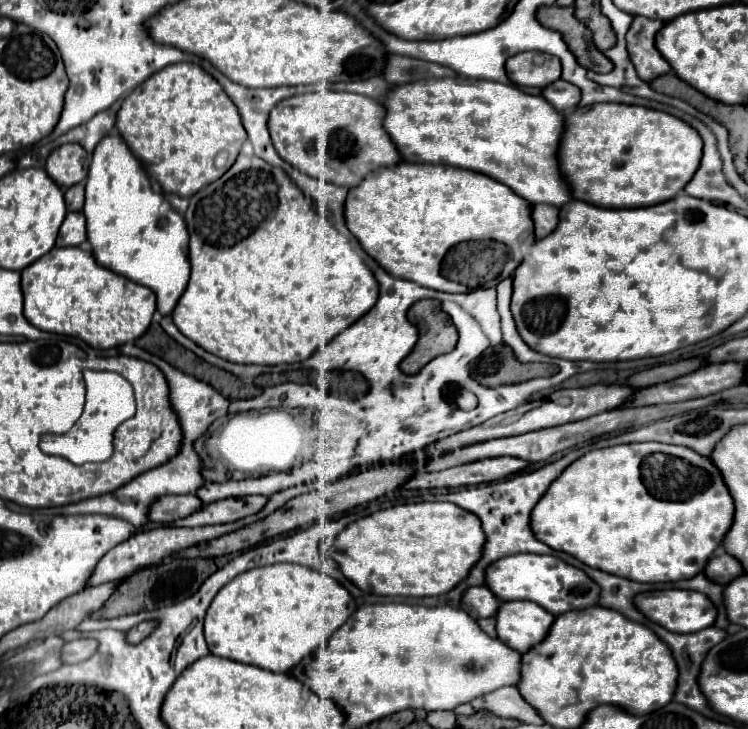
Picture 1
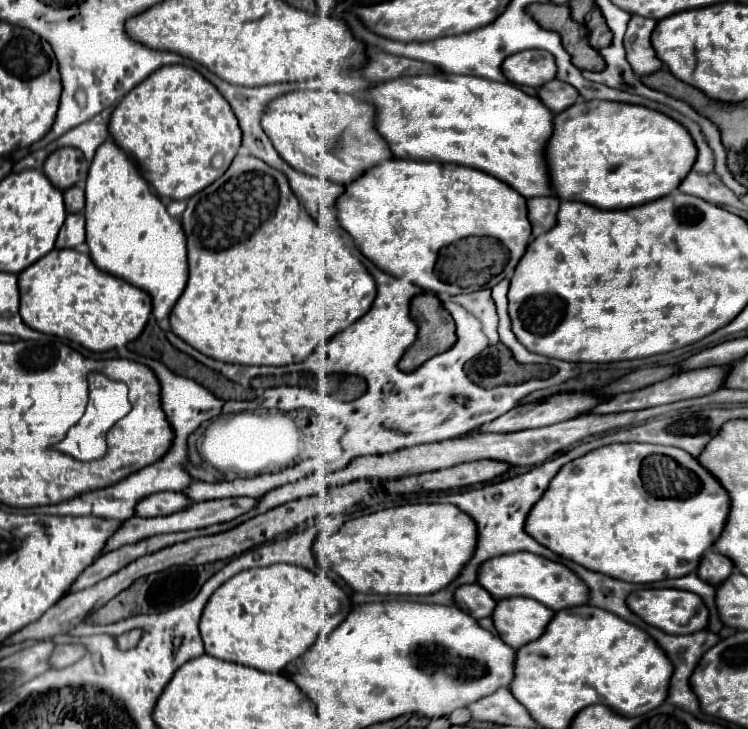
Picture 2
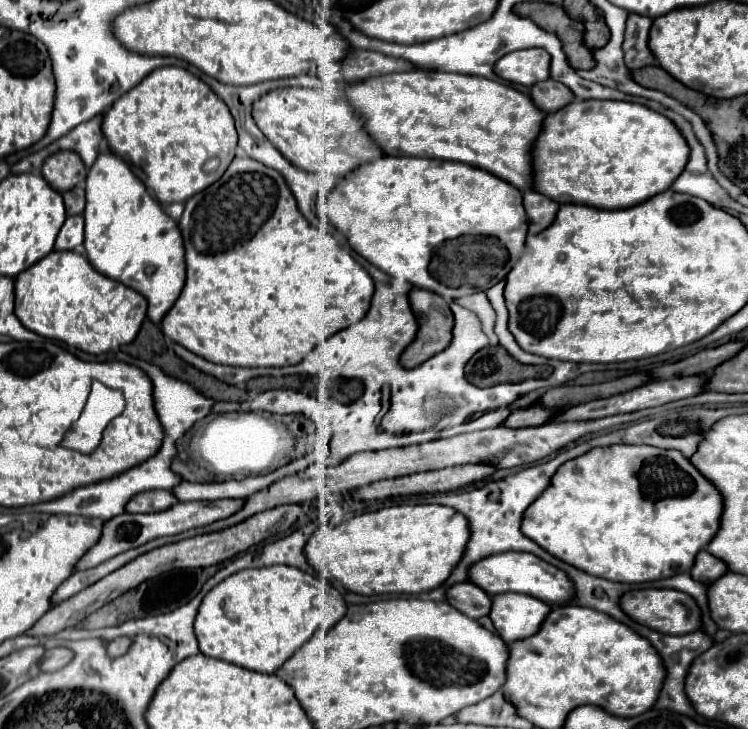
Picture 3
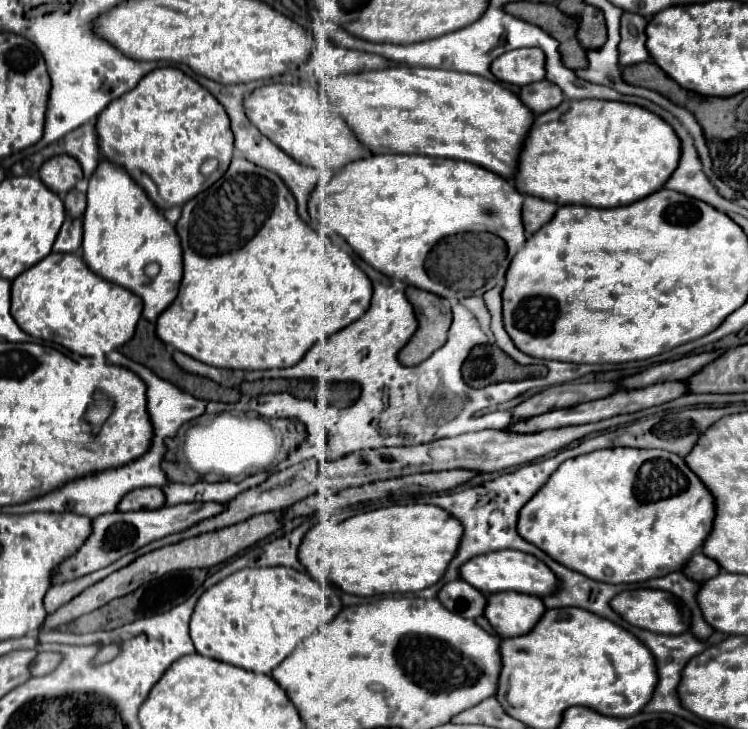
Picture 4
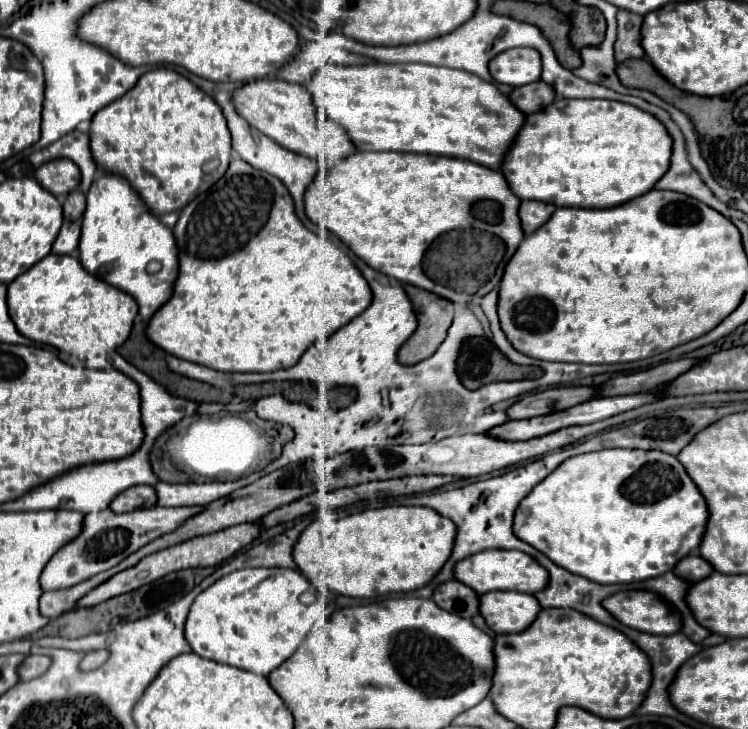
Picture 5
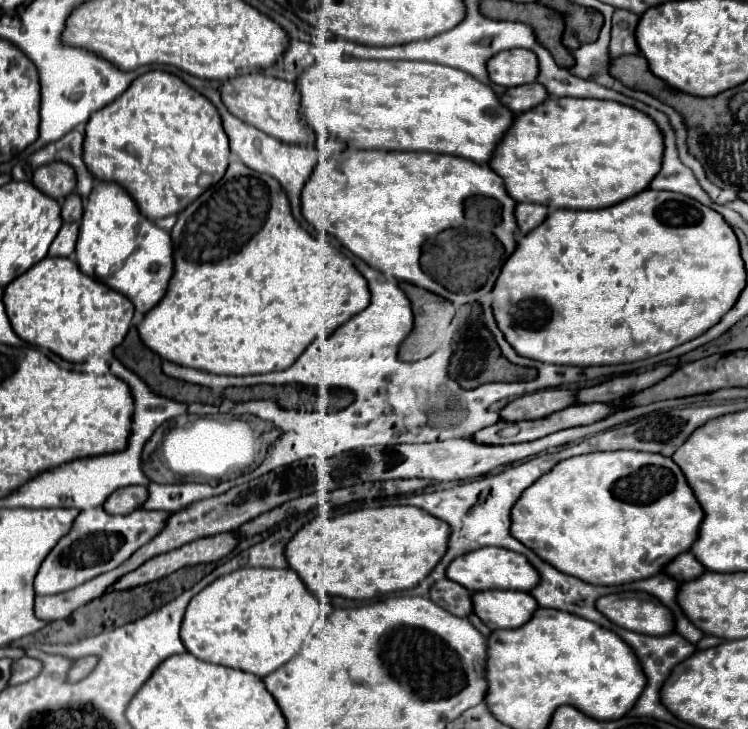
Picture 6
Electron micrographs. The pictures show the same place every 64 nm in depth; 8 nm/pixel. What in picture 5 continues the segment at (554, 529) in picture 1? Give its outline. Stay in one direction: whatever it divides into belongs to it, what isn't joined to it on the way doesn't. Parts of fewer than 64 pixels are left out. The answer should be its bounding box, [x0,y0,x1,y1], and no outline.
[514,448,708,584]

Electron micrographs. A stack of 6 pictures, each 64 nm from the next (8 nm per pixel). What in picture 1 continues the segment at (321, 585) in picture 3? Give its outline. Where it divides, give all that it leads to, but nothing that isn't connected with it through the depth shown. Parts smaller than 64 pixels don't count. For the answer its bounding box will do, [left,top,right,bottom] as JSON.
[204,564,356,672]

